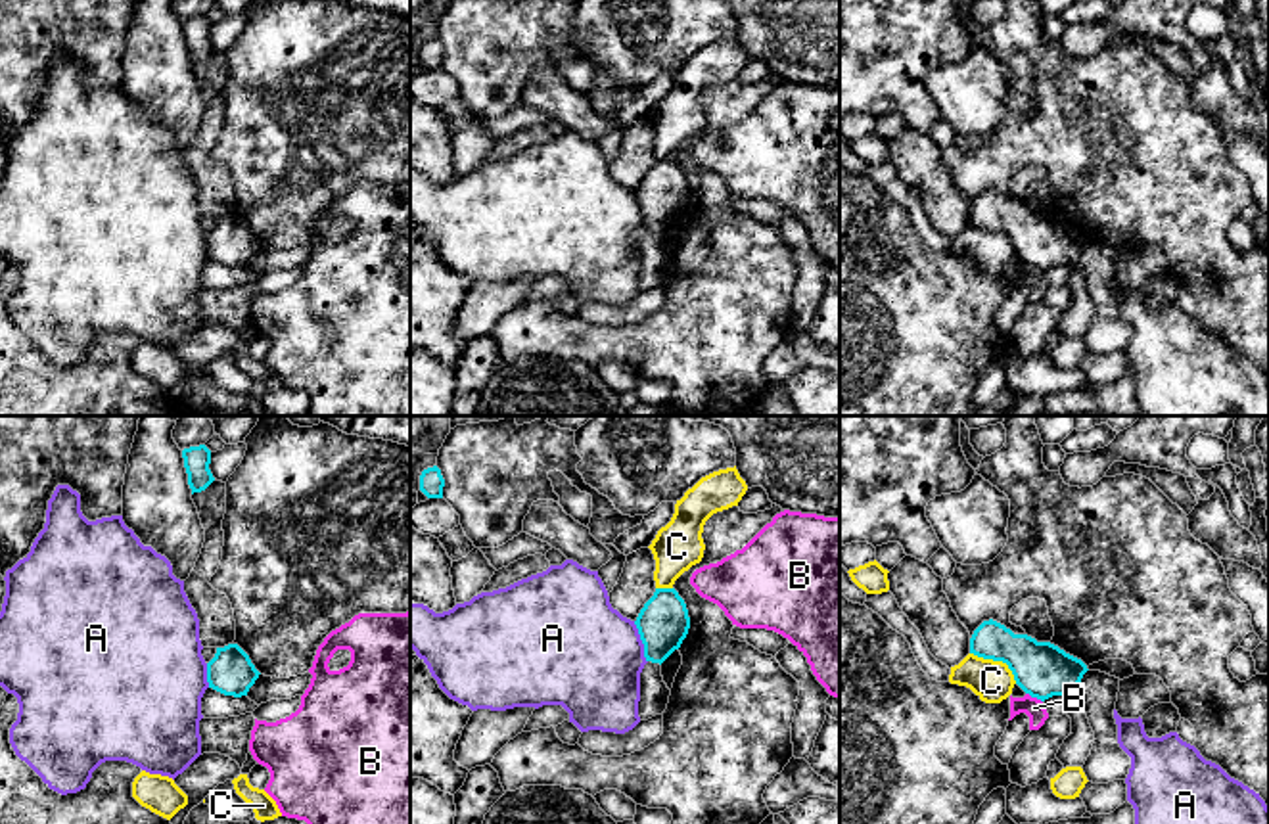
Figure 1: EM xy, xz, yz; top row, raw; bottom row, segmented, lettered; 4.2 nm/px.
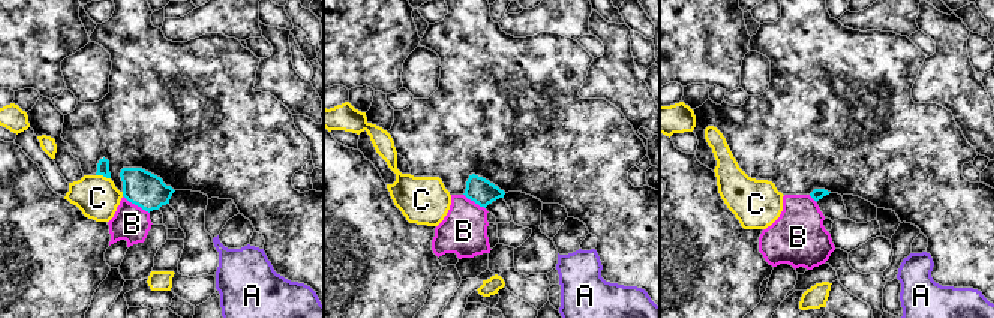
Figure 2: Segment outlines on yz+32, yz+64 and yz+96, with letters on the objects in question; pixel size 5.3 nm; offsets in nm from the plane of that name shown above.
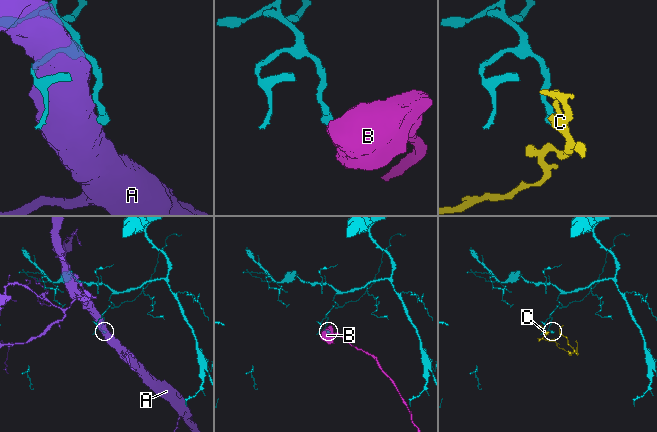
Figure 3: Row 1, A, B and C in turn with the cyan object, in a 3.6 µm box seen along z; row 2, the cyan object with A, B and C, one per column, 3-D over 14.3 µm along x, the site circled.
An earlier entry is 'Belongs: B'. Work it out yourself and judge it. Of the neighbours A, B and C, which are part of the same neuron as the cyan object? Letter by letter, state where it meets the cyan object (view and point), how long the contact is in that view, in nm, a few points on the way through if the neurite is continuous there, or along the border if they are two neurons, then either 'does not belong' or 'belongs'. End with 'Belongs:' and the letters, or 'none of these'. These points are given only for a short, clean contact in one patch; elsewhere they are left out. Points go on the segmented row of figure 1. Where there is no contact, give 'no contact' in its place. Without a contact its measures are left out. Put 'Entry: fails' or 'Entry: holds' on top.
Entry: fails
A: contact xz (643, 642); length 190 nm; does not belong
B: contact yz (1034, 696); length 80 nm; border yz (1026, 692), (1041, 702); does not belong
C: contact yz (997, 660); length 240 nm; border yz (970, 652), (1001, 660), (1016, 683); does not belong
Belongs: none of these

